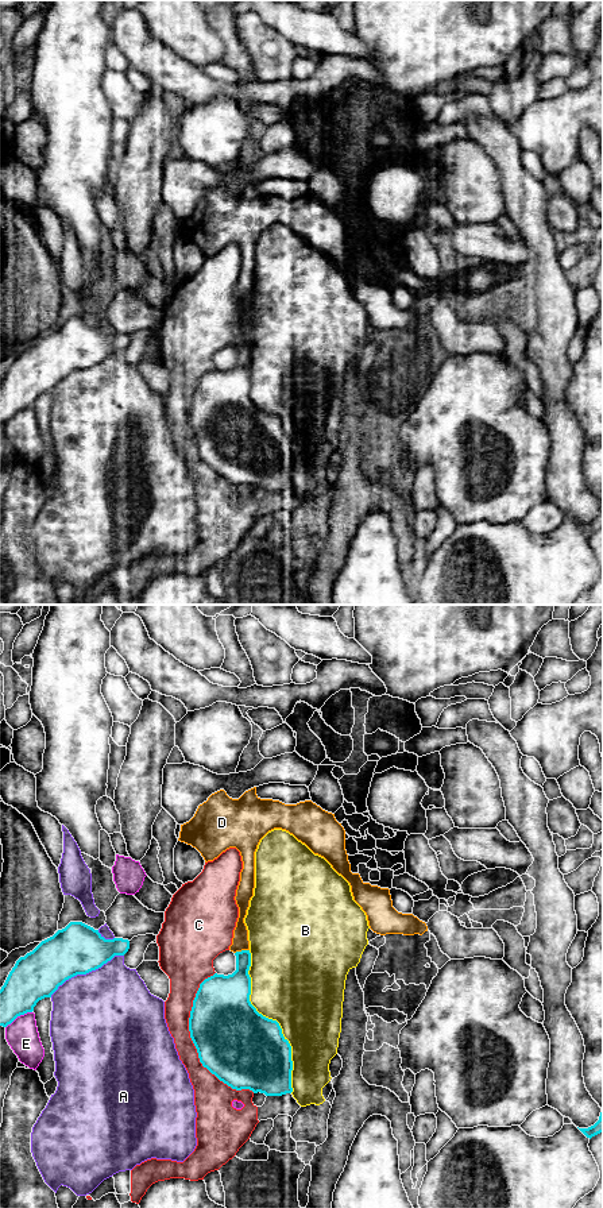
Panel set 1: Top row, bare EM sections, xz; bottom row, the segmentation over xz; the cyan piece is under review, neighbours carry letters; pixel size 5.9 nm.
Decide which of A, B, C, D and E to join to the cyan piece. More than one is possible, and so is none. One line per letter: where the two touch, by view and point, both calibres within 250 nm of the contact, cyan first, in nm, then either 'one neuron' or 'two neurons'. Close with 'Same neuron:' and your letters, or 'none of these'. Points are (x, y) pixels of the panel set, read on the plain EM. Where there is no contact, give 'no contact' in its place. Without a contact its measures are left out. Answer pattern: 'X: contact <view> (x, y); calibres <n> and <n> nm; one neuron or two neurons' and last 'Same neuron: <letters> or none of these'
A: contact xz (85, 369); calibres 300 and 500 nm; two neurons
B: contact xz (271, 415); calibres 460 and 480 nm; two neurons
C: contact xz (193, 437); calibres 460 and 160 nm; two neurons
D: contact xz (242, 346); calibres 200 and 100 nm; two neurons
E: contact xz (18, 410); calibres 280 and 190 nm; two neurons
Same neuron: none of these

